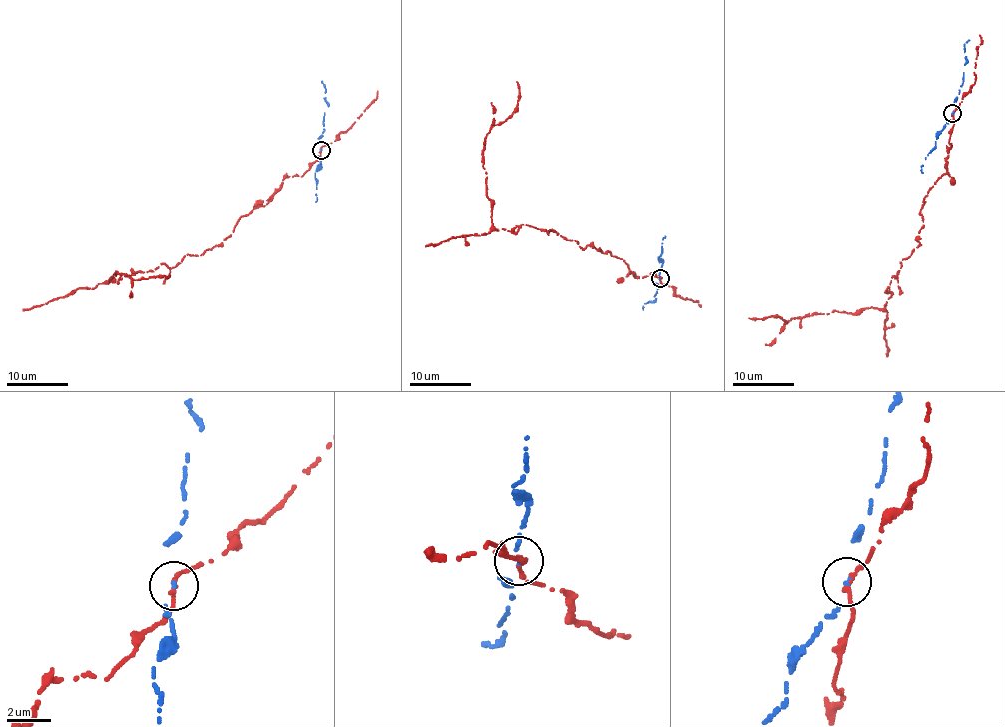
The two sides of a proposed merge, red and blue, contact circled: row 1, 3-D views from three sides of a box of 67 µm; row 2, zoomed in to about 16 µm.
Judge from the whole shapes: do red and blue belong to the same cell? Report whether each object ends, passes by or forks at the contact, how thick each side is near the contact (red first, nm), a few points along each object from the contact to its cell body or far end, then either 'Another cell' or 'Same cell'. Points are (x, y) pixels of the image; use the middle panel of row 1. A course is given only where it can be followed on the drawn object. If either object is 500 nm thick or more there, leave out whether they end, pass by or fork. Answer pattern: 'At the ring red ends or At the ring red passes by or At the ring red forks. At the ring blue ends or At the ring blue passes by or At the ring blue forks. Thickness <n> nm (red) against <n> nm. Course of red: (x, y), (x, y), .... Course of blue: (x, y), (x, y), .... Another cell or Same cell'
At the ring red passes by. At the ring blue ends. Thickness 200 nm (red) against 150 nm. Course of red: (661, 278), (630, 273), (609, 251), (552, 231), (494, 228), (482, 150), (517, 107), (516, 82). Course of blue: (659, 278), (655, 283), (658, 288), (655, 298), (652, 302), (644, 303), (642, 310). Another cell

